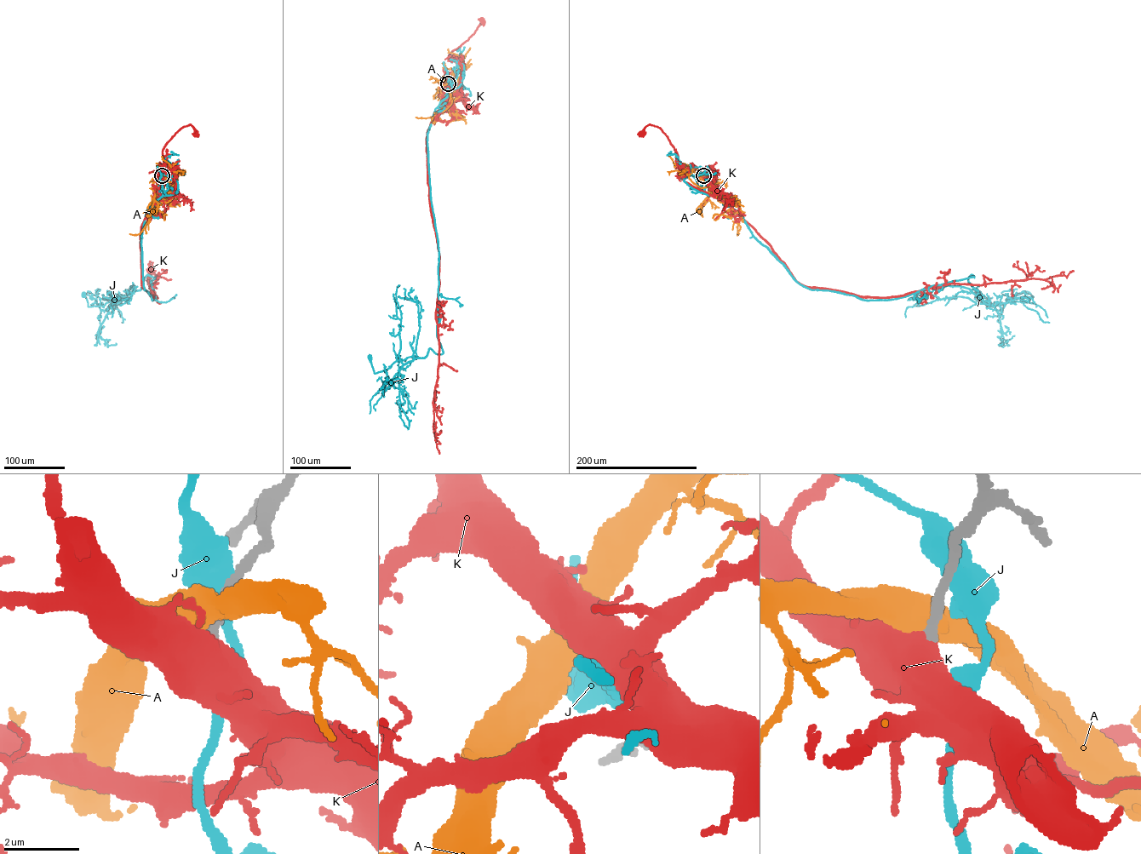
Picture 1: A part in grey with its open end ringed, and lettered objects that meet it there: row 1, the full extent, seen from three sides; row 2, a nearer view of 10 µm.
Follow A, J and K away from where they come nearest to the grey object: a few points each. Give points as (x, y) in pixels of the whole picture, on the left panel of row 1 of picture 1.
A: (162, 175), (157, 186), (156, 202), (148, 221), (138, 234), (129, 233)
J: (163, 174), (141, 237), (152, 300), (148, 275), (103, 306), (83, 295)
K: (162, 175), (173, 186), (171, 196), (175, 182), (164, 167), (163, 148), (184, 127), (190, 124), (196, 134)

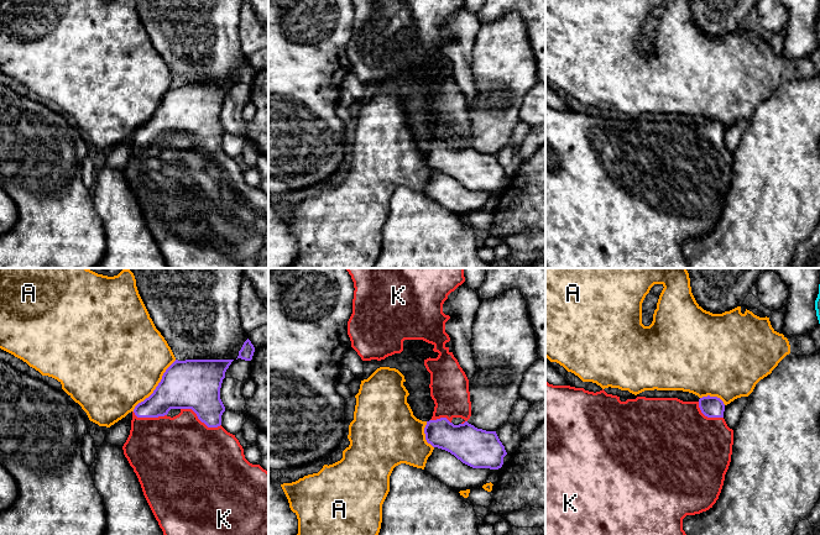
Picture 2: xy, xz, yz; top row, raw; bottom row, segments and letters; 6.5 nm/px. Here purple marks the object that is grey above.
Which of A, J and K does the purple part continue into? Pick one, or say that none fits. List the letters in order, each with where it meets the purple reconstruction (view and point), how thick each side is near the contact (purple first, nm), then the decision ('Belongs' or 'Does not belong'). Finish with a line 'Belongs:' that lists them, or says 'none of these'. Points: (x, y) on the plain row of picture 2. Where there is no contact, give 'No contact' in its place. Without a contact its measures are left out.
A: Touches purple at xy (156, 110). Thickness 320 nm (purple) against 500 nm. Does not belong
J: No contact. Does not belong
K: Touches purple at xy (200, 143). Thickness 320 nm (purple) against 480 nm. Belongs
Belongs: K

